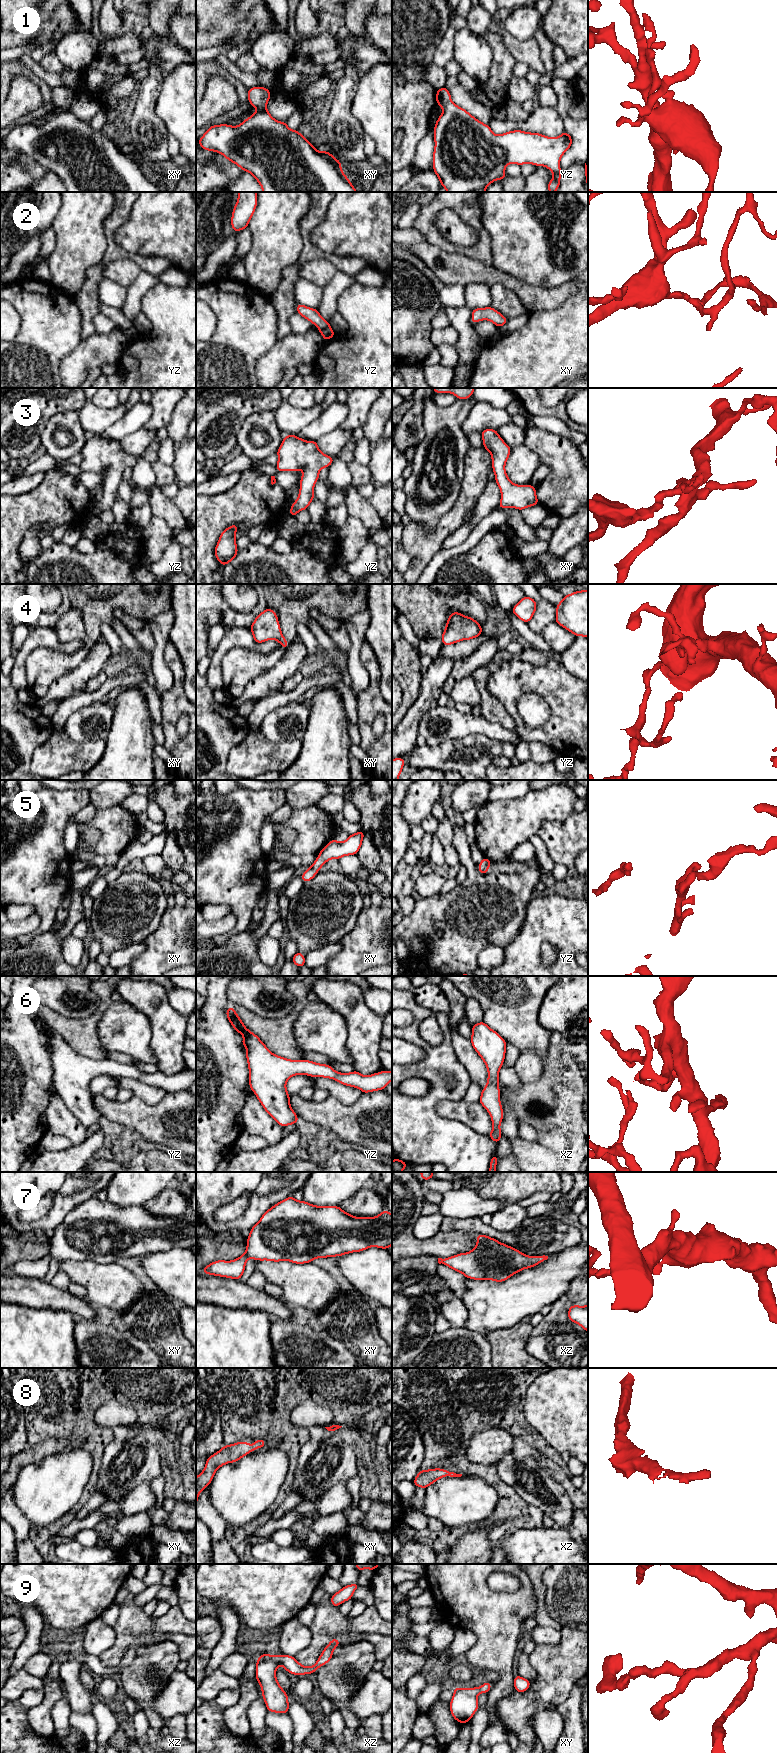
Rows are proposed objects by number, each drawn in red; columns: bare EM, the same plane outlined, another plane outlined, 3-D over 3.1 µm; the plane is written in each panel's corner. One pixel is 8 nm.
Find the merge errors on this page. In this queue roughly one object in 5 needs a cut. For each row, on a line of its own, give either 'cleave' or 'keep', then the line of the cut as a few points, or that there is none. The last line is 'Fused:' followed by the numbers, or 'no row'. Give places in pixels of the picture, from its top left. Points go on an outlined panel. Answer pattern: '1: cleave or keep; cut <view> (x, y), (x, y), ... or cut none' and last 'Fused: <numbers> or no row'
1: keep; cut none
2: keep; cut none
3: keep; cut none
4: keep; cut none
5: keep; cut none
6: keep; cut none
7: keep; cut none
8: keep; cut none
9: keep; cut none
Fused: no row

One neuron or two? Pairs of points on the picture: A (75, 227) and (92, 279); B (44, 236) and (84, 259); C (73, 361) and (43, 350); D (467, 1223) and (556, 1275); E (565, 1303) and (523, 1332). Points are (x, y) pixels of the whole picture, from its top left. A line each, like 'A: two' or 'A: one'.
A: two
B: two
C: two
D: two
E: two

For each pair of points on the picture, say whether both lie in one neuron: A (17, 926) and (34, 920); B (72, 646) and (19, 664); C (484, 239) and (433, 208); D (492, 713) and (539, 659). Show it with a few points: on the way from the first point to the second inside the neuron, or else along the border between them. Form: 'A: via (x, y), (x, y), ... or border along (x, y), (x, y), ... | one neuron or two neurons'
A: via (21, 926), (30, 924) | one neuron
B: via (57, 645), (52, 642), (35, 642), (28, 649) | one neuron
C: via (477, 224), (457, 204), (448, 204) | one neuron
D: via (483, 690), (482, 676), (501, 657), (516, 657) | one neuron

